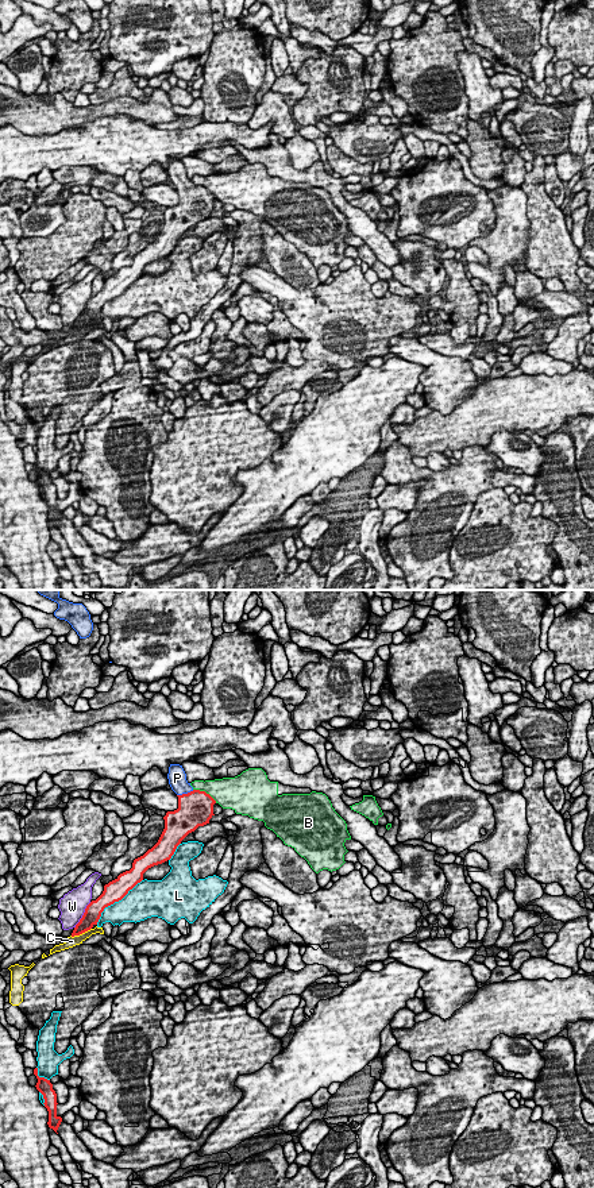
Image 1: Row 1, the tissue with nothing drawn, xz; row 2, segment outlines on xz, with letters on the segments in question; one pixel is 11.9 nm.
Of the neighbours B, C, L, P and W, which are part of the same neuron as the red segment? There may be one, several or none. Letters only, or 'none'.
P

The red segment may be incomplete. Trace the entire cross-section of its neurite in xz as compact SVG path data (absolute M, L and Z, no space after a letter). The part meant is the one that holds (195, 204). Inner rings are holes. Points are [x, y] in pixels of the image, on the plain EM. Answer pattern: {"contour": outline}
{"contour": "M170 159L169 180L178 192L178 204L163 212L165 224L158 238L132 258L132 263L104 281L103 289L92 296L76 320L72 332L80 331L97 320L105 302L122 296L130 285L143 275L143 269L171 254L181 236L198 221L209 219L216 196L205 186L194 185L186 176L180 159Z"}

